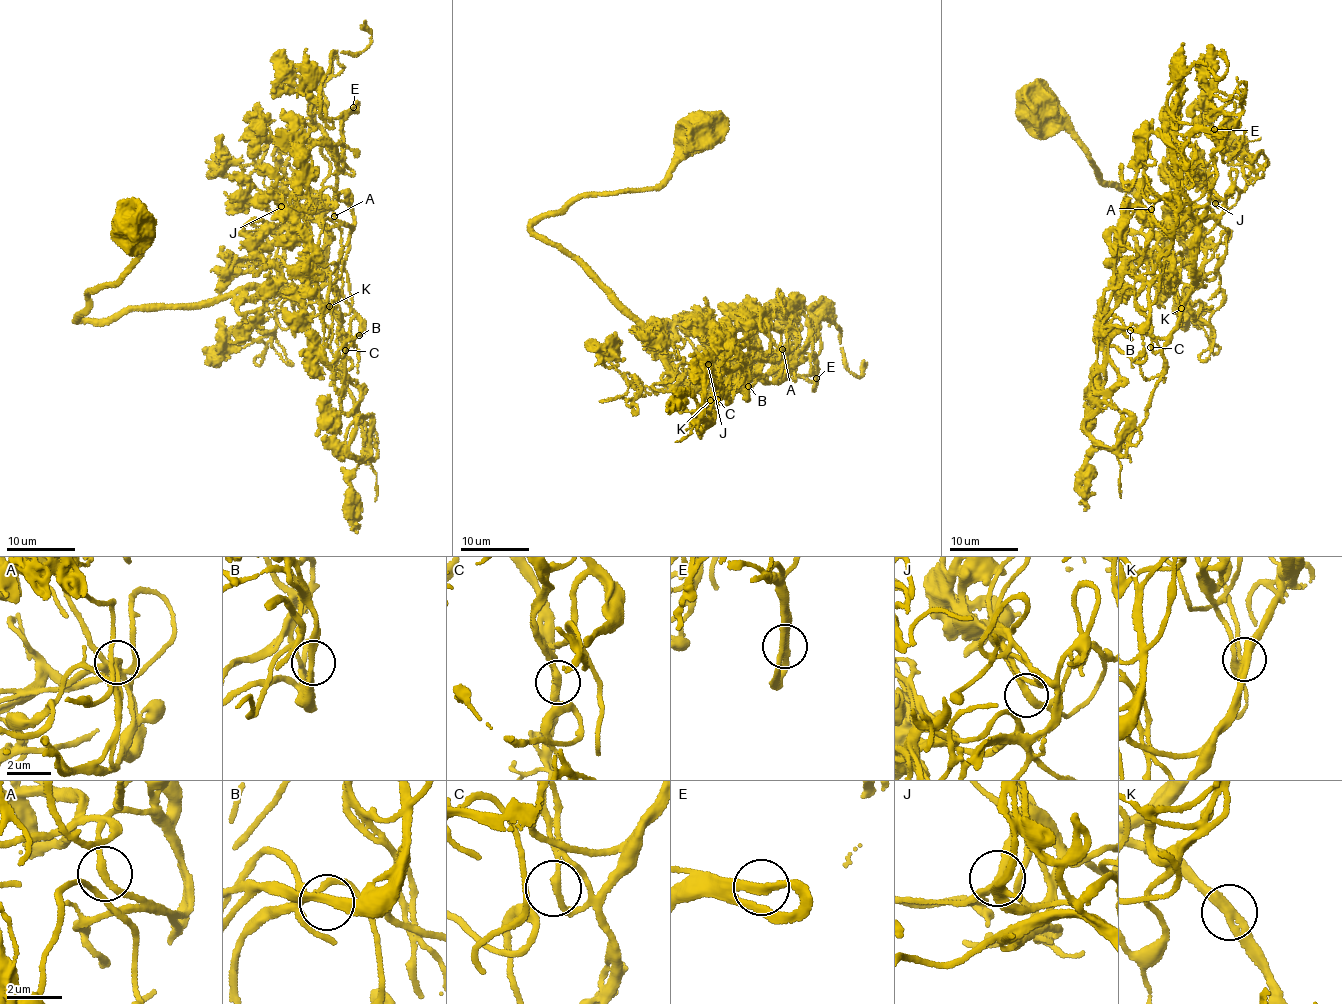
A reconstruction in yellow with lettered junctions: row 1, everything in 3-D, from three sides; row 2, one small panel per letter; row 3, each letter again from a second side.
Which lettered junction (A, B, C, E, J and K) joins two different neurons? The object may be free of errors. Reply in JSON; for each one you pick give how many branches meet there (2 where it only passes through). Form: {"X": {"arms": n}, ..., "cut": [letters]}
{"cut": []}

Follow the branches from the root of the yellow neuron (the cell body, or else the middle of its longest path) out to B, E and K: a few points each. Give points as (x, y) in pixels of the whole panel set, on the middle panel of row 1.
B: (703, 130), (652, 189), (586, 192), (532, 228), (588, 268), (710, 408), (735, 390), (746, 396), (748, 386)
E: (703, 130), (652, 189), (586, 192), (532, 228), (588, 268), (675, 374), (702, 392), (810, 355), (817, 378)
K: (703, 130), (652, 189), (586, 192), (532, 228), (588, 268), (645, 330), (675, 374), (711, 400)

